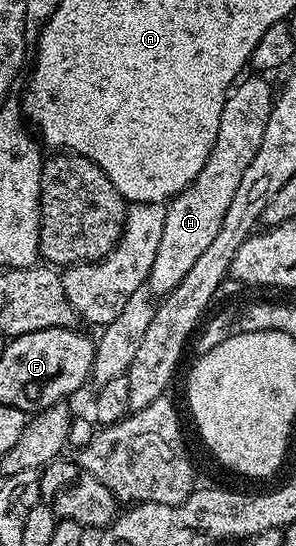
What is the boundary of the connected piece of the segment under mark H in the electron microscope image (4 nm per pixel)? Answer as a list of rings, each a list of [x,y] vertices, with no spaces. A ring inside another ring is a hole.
[[[260,74],[250,76],[250,79],[242,78],[225,96],[219,133],[207,157],[207,165],[203,165],[199,177],[195,177],[191,186],[168,200],[159,253],[155,253],[155,265],[151,265],[147,280],[148,290],[154,296],[164,297],[175,290],[207,245],[215,241],[219,225],[223,225],[223,217],[227,217],[227,209],[235,198],[235,189],[239,189],[239,181],[243,173],[247,173],[247,165],[251,165],[255,153],[259,153],[259,145],[263,145],[263,133],[271,117],[275,87],[273,91],[272,85],[265,80],[268,78]]]

